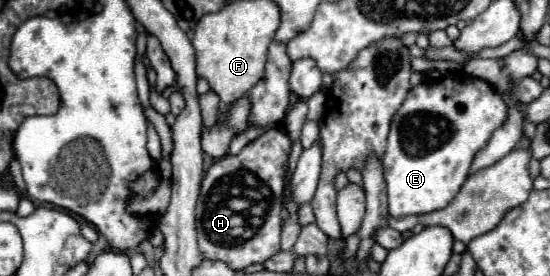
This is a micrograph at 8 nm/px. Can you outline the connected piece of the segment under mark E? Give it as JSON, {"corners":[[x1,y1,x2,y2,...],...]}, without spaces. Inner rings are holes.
{"corners":[[452,73,440,81,412,87,392,119,388,147,382,157,390,217,400,219,444,209,468,179,474,155,488,143,492,131,504,119,506,105,502,97,492,85,476,77]]}

